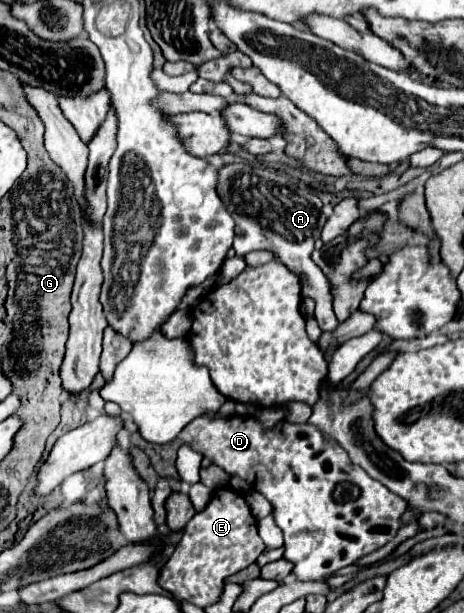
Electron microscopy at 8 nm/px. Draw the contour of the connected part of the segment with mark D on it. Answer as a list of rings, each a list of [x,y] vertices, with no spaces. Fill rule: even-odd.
[[[209,412],[187,424],[183,428],[183,438],[225,472],[237,474],[253,484],[253,488],[273,504],[275,522],[285,538],[283,558],[293,564],[291,574],[301,582],[327,580],[337,570],[383,548],[403,526],[401,518],[407,510],[407,502],[381,482],[375,482],[365,470],[359,470],[359,466],[351,466],[347,452],[333,442],[325,442],[315,426],[289,424],[287,428],[285,422],[279,422],[271,432],[263,432],[261,424],[249,416],[243,416],[243,420],[241,416],[215,418],[215,412]]]

